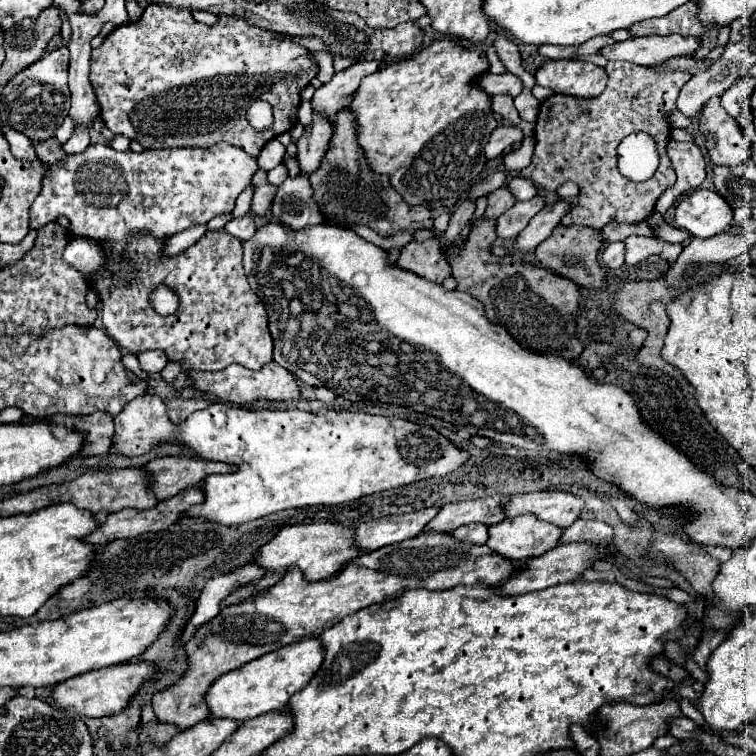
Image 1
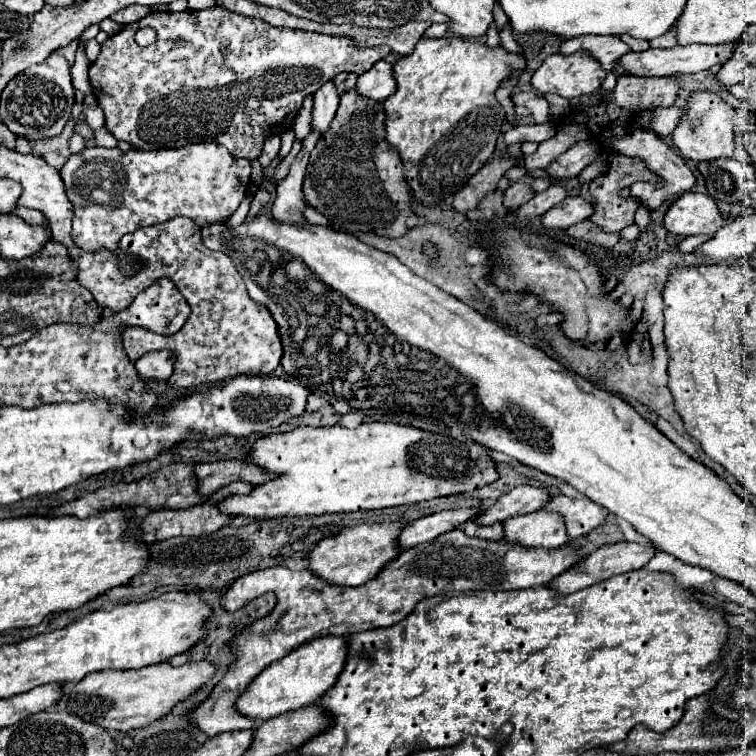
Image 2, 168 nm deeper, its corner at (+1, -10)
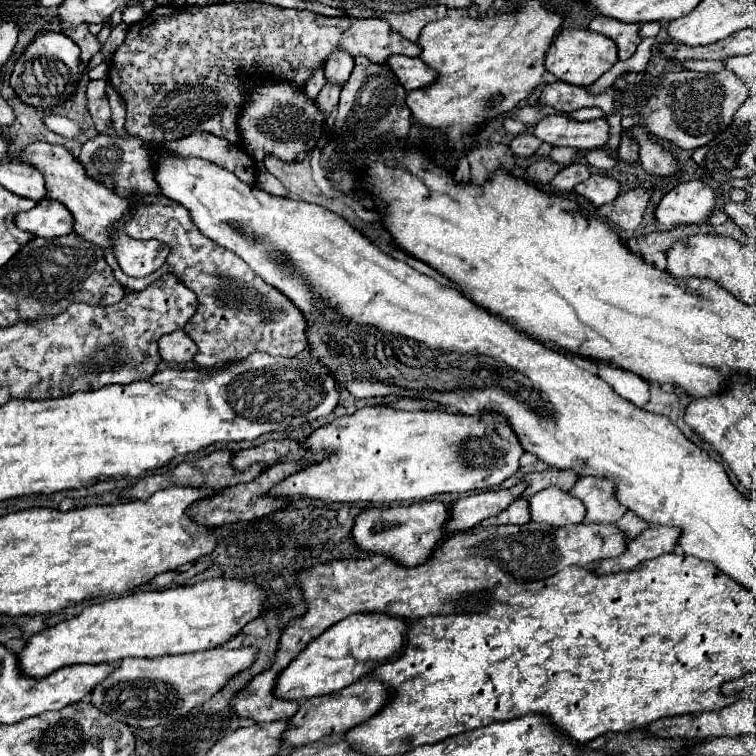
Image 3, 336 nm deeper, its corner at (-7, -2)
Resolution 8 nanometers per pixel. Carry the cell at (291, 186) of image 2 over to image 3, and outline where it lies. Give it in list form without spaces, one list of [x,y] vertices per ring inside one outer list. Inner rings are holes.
[[[325,83],[325,87],[321,89],[321,93],[317,95],[317,109],[321,111],[321,115],[331,115],[337,109],[339,103],[339,87],[337,85],[329,85]]]

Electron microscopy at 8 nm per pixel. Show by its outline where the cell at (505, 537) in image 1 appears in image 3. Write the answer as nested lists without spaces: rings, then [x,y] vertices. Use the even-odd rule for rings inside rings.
[[[549,487],[533,495],[529,499],[529,511],[531,511],[531,521],[547,523],[553,527],[581,523],[585,517],[585,507],[581,505],[581,501],[557,487]]]

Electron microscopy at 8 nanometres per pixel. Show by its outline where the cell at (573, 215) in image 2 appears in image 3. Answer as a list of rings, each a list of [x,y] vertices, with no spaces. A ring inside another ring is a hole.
[[[591,175],[587,181],[575,187],[575,193],[585,197],[593,207],[601,207],[605,203],[611,203],[619,195],[619,183],[611,177]]]

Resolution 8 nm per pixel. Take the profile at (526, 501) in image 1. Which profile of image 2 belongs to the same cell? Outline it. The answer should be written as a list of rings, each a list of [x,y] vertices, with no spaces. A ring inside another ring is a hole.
[[[555,495],[545,509],[557,511],[565,517],[567,535],[571,539],[587,535],[589,531],[603,525],[607,519],[607,511],[603,507],[591,503],[589,499],[573,499],[565,495]]]

